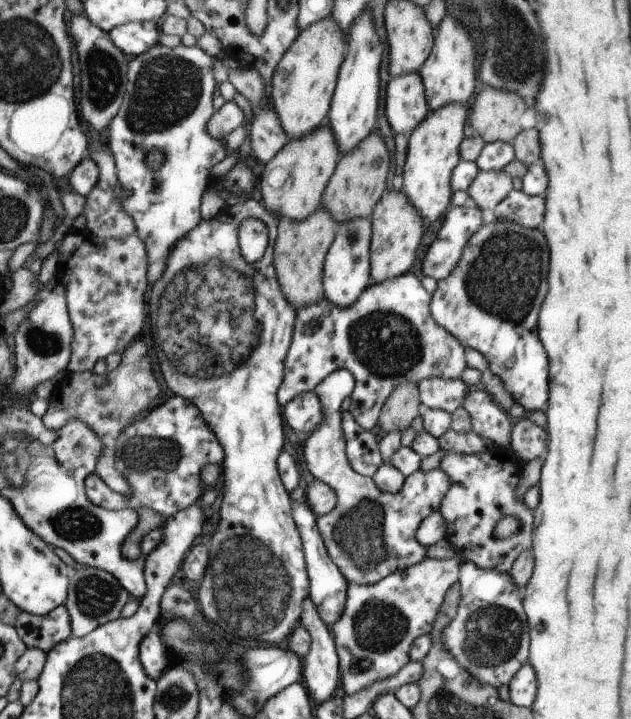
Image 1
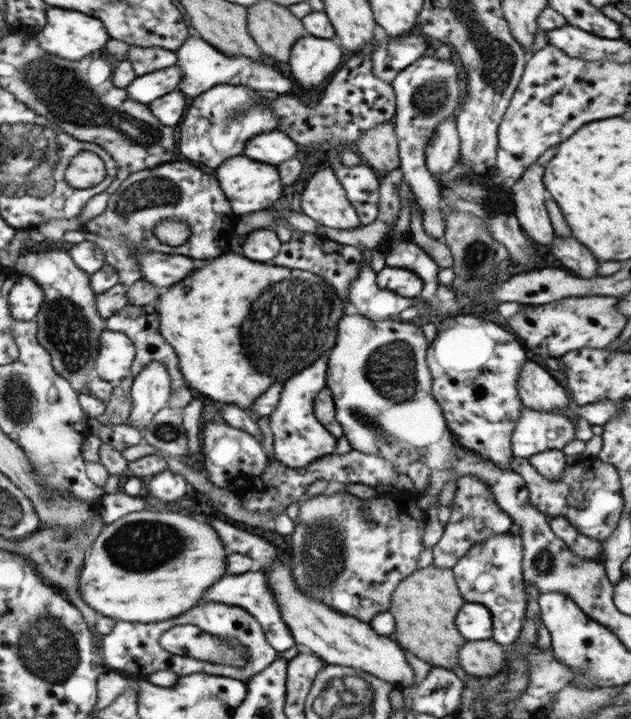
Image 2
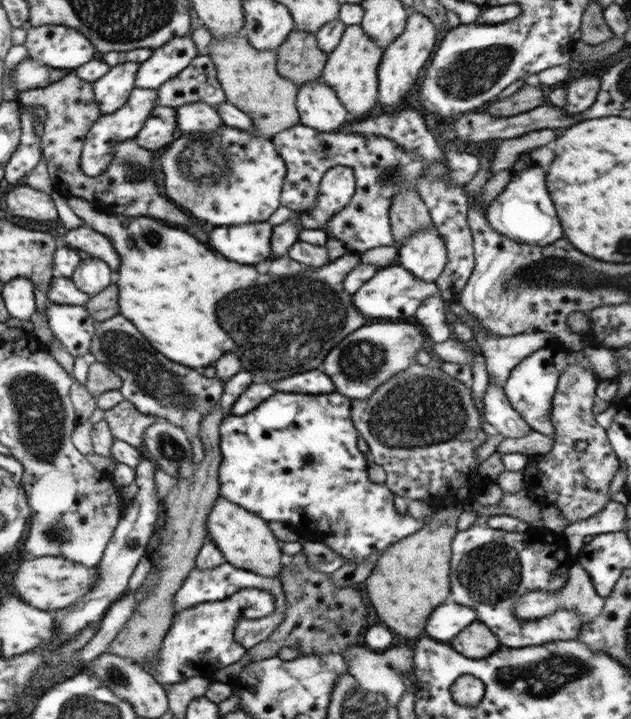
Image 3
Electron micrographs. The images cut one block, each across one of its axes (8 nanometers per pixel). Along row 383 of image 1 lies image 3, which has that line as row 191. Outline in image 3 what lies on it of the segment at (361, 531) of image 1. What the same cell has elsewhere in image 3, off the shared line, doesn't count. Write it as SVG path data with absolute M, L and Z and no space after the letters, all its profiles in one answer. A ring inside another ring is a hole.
M335 166L331 168L319 186L319 198L317 206L307 212L307 216L301 216L301 224L309 234L317 234L327 220L345 208L345 204L351 202L351 196L355 194L355 174L351 168Z

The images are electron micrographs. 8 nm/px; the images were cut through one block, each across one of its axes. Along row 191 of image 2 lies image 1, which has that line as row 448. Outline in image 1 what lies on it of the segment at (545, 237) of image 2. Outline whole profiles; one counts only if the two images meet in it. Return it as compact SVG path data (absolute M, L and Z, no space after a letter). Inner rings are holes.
M521 418L517 424L511 428L511 442L509 448L513 454L521 460L521 464L531 462L541 458L541 452L545 450L545 442L541 440L545 436L545 430L537 426L535 422Z

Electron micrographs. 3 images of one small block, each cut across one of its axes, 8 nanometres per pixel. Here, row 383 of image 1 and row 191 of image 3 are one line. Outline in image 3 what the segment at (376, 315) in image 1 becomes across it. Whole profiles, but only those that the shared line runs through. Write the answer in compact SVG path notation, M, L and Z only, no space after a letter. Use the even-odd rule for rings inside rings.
M303 124L279 132L271 138L275 150L287 166L285 180L281 184L281 206L307 216L317 206L319 186L323 176L335 168L351 168L355 174L355 194L351 202L335 212L327 224L319 230L323 236L331 236L345 244L345 250L357 250L363 254L381 246L395 246L389 224L389 208L397 194L413 190L419 194L419 182L427 174L431 162L421 158L413 150L403 150L395 140L377 134L325 134Z

